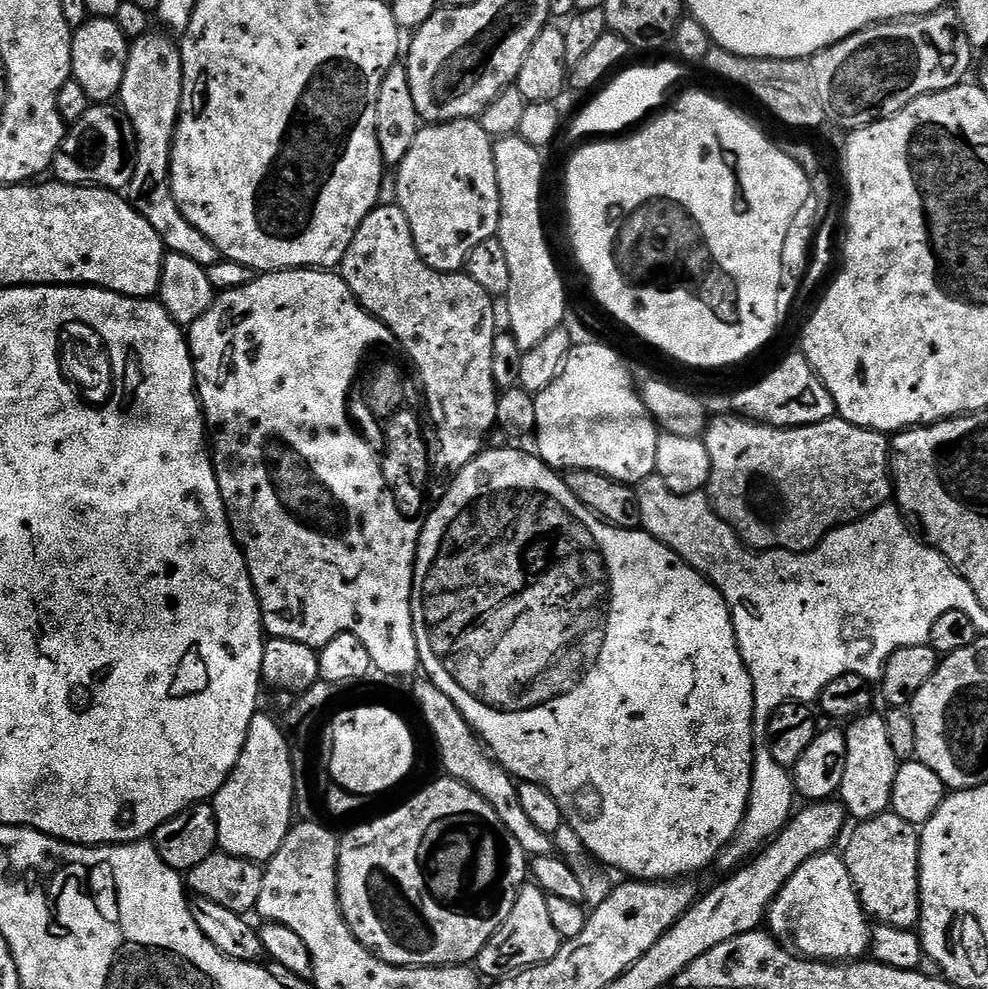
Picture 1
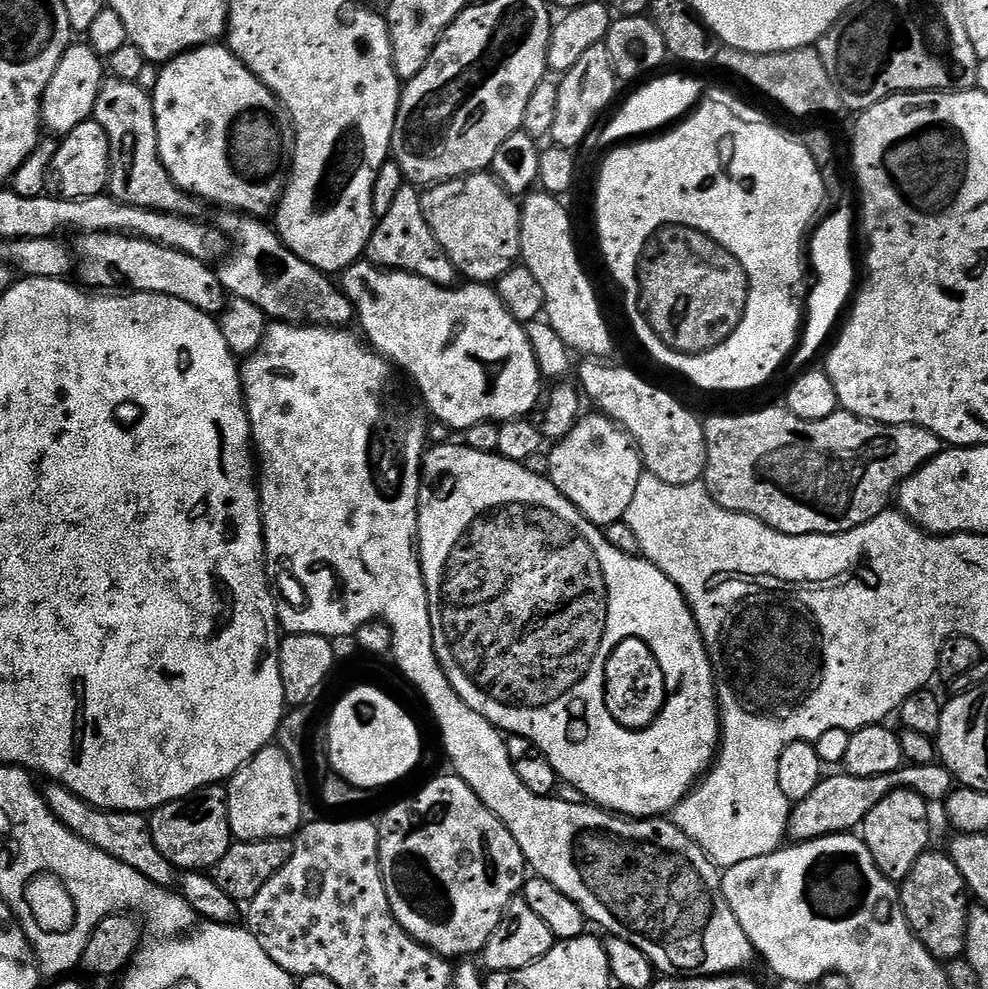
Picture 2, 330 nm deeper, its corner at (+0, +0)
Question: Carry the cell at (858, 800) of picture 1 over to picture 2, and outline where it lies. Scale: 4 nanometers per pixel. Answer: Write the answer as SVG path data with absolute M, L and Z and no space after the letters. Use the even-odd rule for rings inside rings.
M899 788L886 794L886 798L882 798L882 802L878 802L878 806L870 810L870 814L866 814L862 825L862 839L878 870L887 880L903 882L910 874L914 862L918 862L920 855L929 851L928 808L929 801L924 800L917 792Z

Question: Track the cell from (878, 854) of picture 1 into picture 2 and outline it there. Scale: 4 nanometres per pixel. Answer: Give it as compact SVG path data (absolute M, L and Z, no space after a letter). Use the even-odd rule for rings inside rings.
M929 850L914 862L910 874L899 889L900 905L912 933L926 946L934 959L947 962L965 955L968 946L968 913L970 893L958 866L947 851Z

